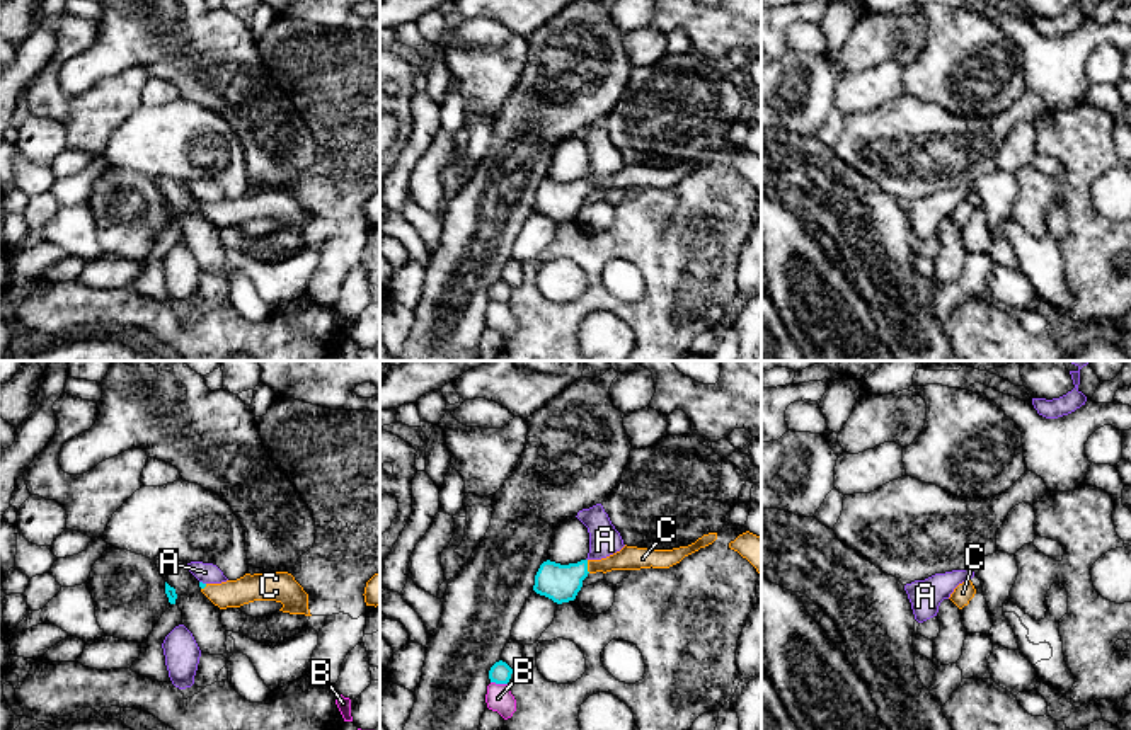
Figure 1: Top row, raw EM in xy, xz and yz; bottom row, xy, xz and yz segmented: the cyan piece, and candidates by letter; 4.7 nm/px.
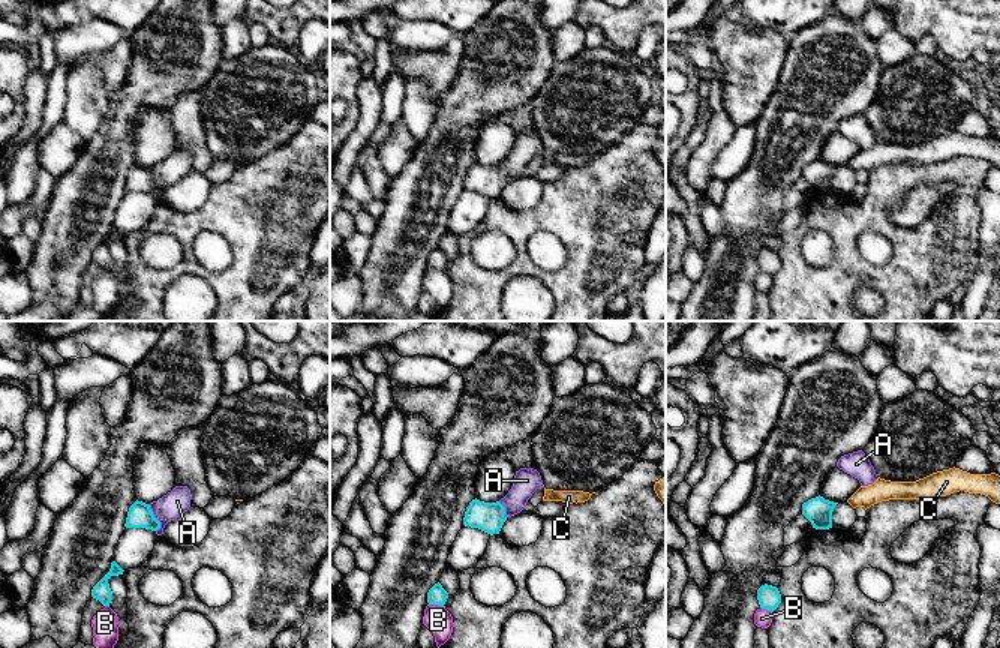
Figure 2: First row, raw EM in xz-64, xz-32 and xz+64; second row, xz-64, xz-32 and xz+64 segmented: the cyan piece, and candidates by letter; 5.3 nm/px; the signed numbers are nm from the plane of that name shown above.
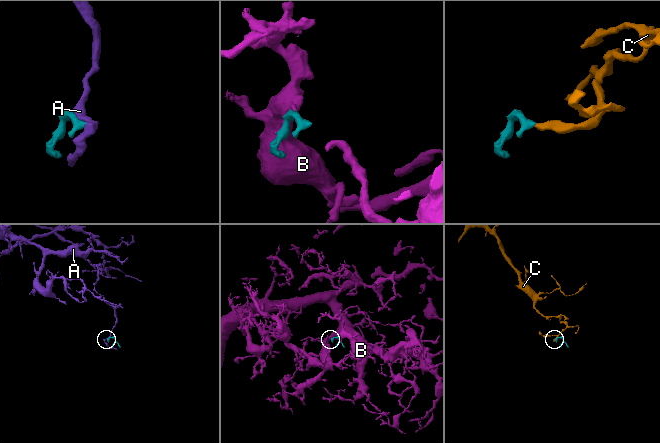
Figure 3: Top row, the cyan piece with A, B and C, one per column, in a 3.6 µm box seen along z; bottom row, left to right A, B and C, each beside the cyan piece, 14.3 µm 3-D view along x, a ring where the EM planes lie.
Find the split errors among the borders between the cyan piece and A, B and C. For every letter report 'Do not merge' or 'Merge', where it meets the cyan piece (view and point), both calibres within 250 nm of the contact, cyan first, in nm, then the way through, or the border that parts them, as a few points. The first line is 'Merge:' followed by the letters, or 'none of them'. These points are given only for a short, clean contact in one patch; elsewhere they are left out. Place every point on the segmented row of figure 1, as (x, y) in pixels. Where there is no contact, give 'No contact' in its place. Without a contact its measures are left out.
Merge: C
A: Do not merge. Touches cyan at xy (201, 582). Thickness 20 nm (cyan) against 100 nm. Boundary: xy (200, 581), (205, 584)
B: Do not merge. Touches cyan at xz (499, 683). Thickness 100 nm (cyan) against 120 nm
C: Merge. Touches cyan at xz (586, 567). Thickness 180 nm (cyan) against 110 nm. Path across: xz (559, 582), (586, 567), (607, 565), (629, 557)

